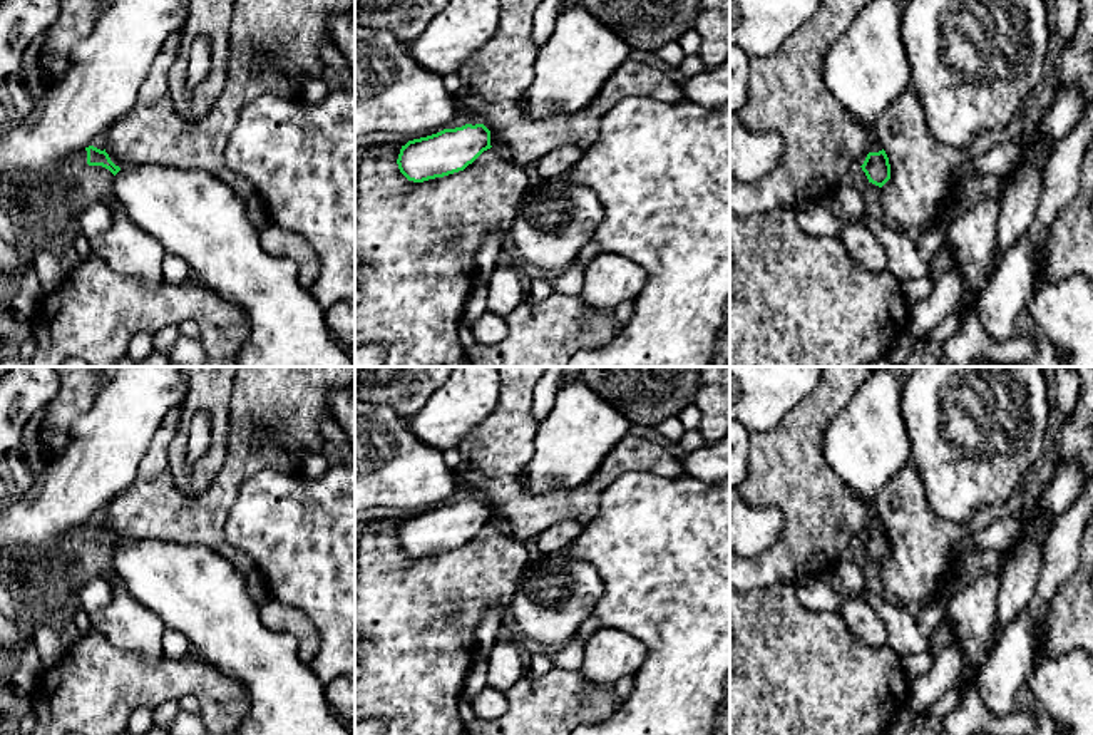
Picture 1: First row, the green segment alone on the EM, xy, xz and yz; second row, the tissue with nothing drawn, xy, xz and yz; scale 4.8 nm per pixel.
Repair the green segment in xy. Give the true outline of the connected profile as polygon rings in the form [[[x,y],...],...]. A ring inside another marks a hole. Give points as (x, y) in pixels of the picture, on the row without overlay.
[[[89,521],[85,526],[89,541],[102,541],[114,549],[114,573],[134,599],[161,618],[166,628],[182,633],[199,660],[244,688],[248,710],[234,735],[352,735],[326,703],[325,683],[300,661],[296,638],[288,633],[275,633],[263,624],[259,603],[249,596],[246,578],[226,558],[204,544],[181,544],[164,539],[121,544],[110,536],[105,524]]]

